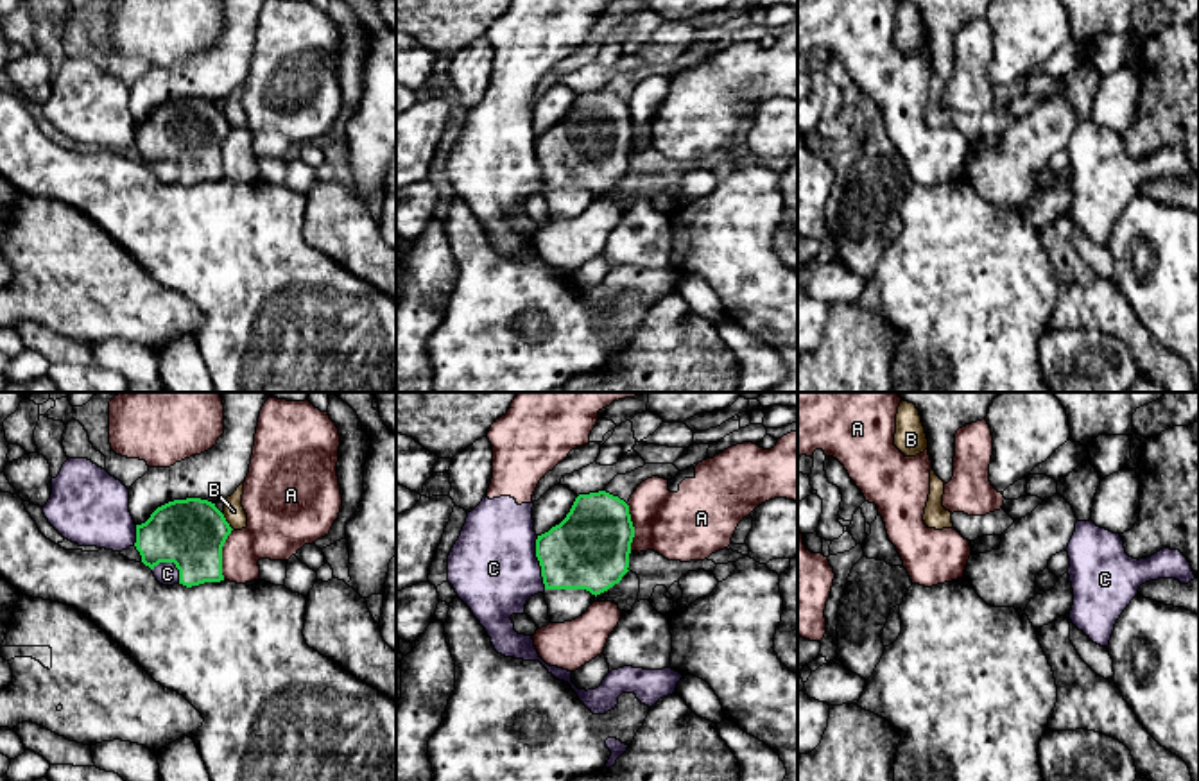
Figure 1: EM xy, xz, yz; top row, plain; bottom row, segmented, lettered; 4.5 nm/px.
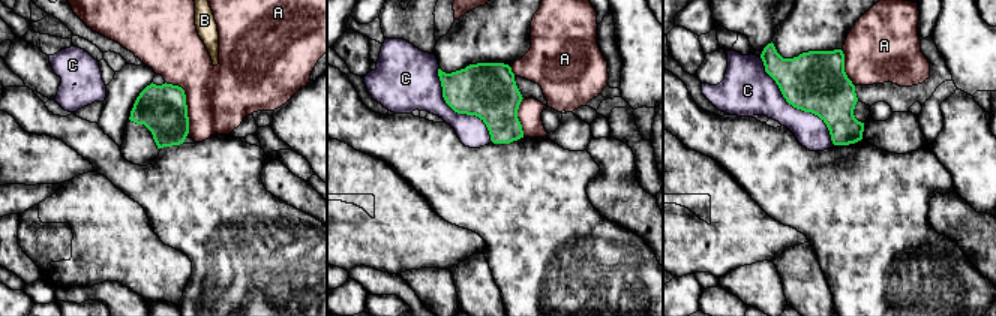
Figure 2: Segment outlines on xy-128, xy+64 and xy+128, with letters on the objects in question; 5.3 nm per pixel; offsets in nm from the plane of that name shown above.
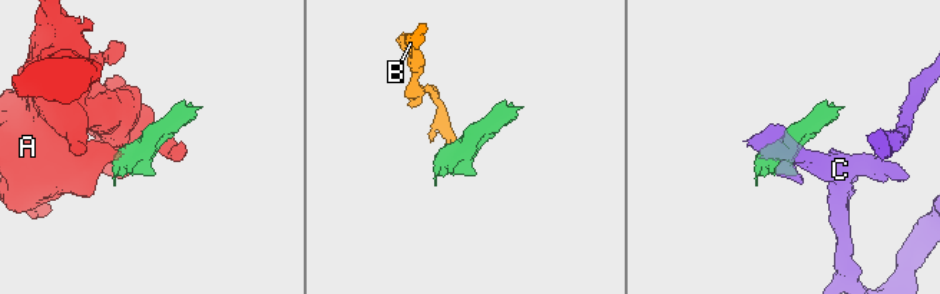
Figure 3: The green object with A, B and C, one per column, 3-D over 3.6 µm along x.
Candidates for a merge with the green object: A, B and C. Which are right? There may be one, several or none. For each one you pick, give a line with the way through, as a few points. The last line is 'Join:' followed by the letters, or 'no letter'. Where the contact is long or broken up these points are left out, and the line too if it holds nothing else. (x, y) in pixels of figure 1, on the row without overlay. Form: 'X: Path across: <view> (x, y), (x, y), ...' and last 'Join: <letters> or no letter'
Join: no letter

